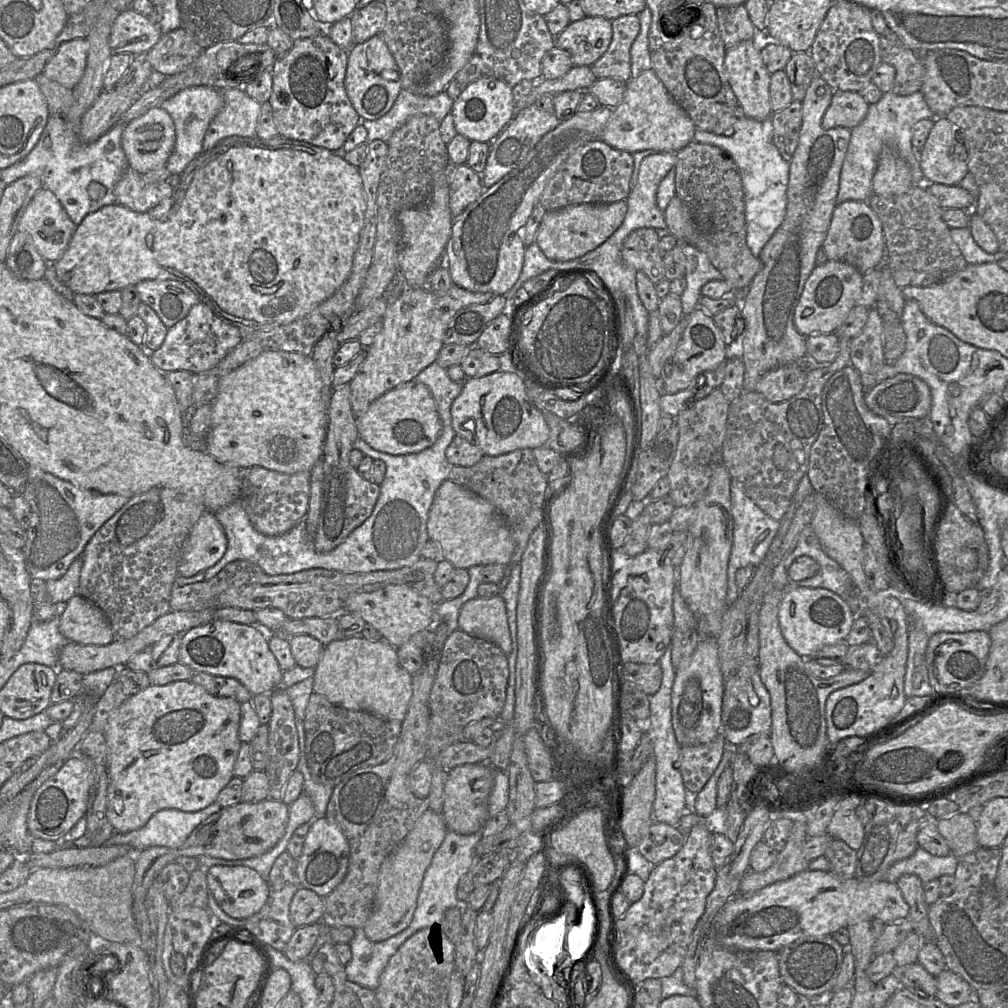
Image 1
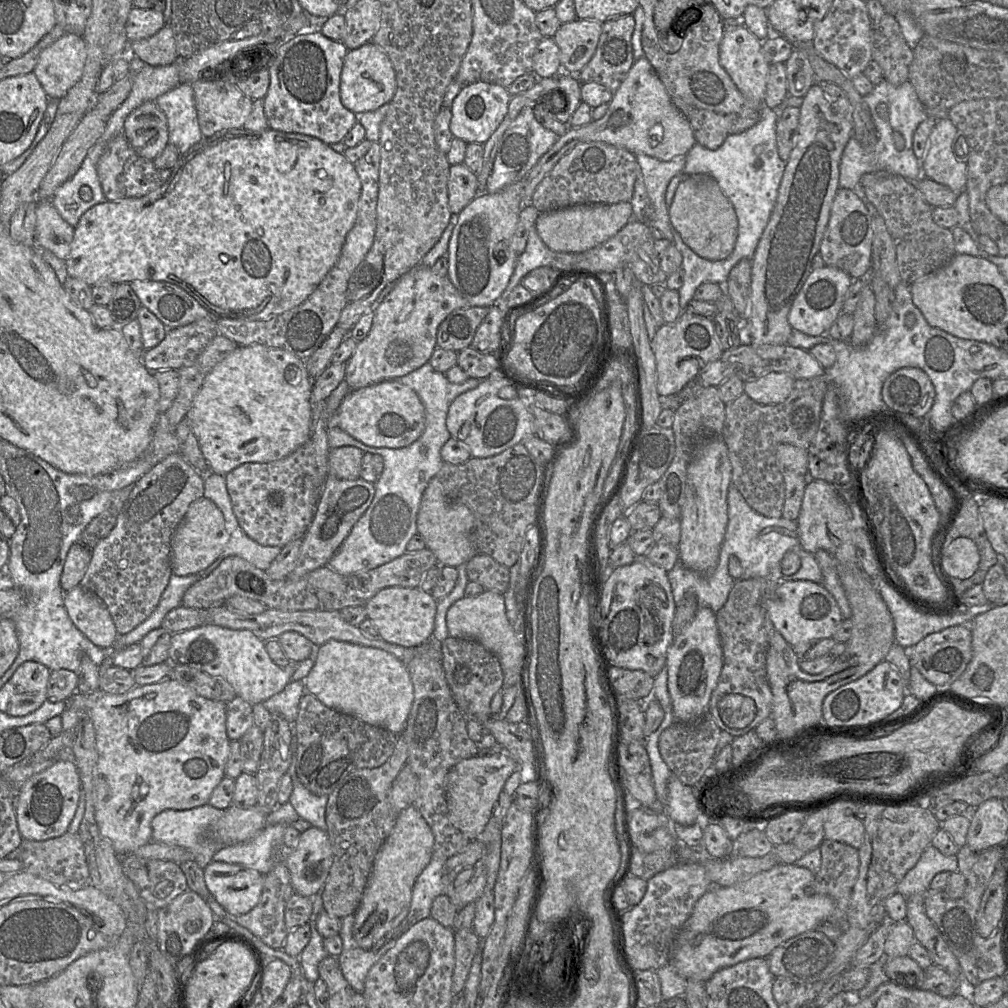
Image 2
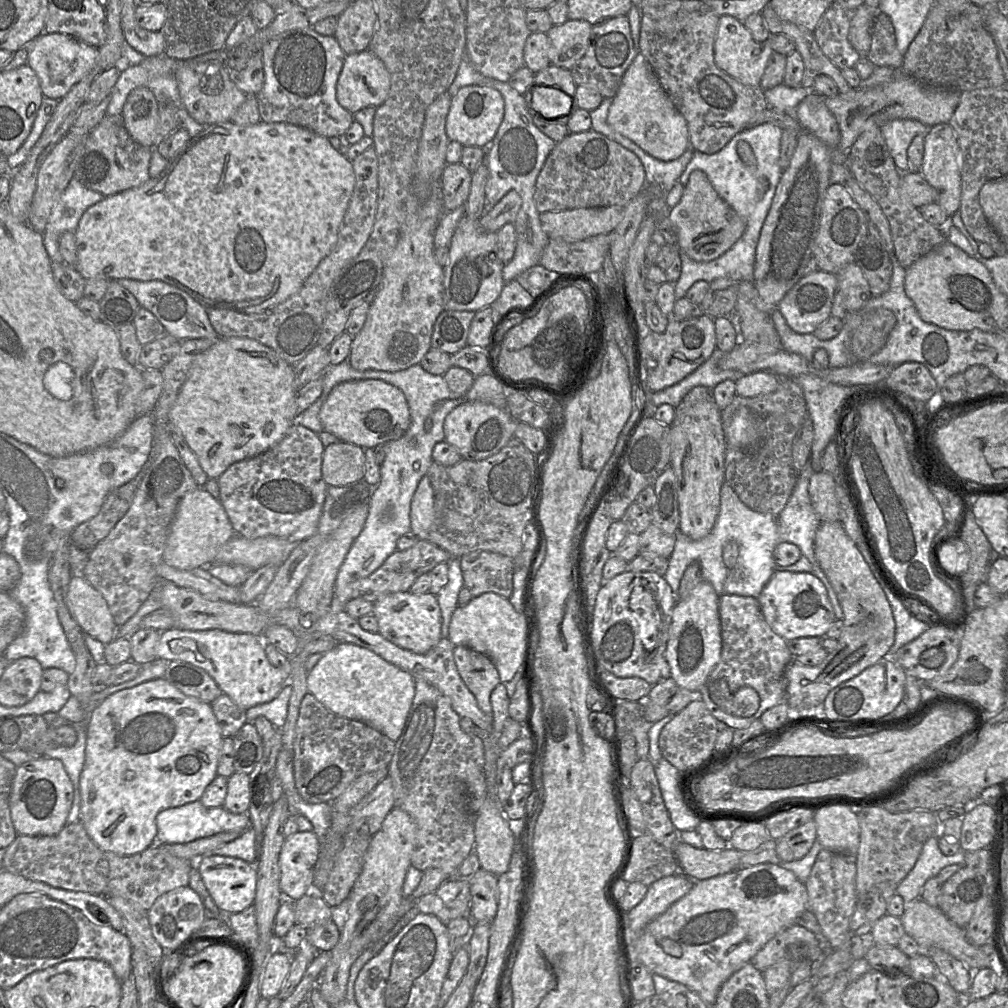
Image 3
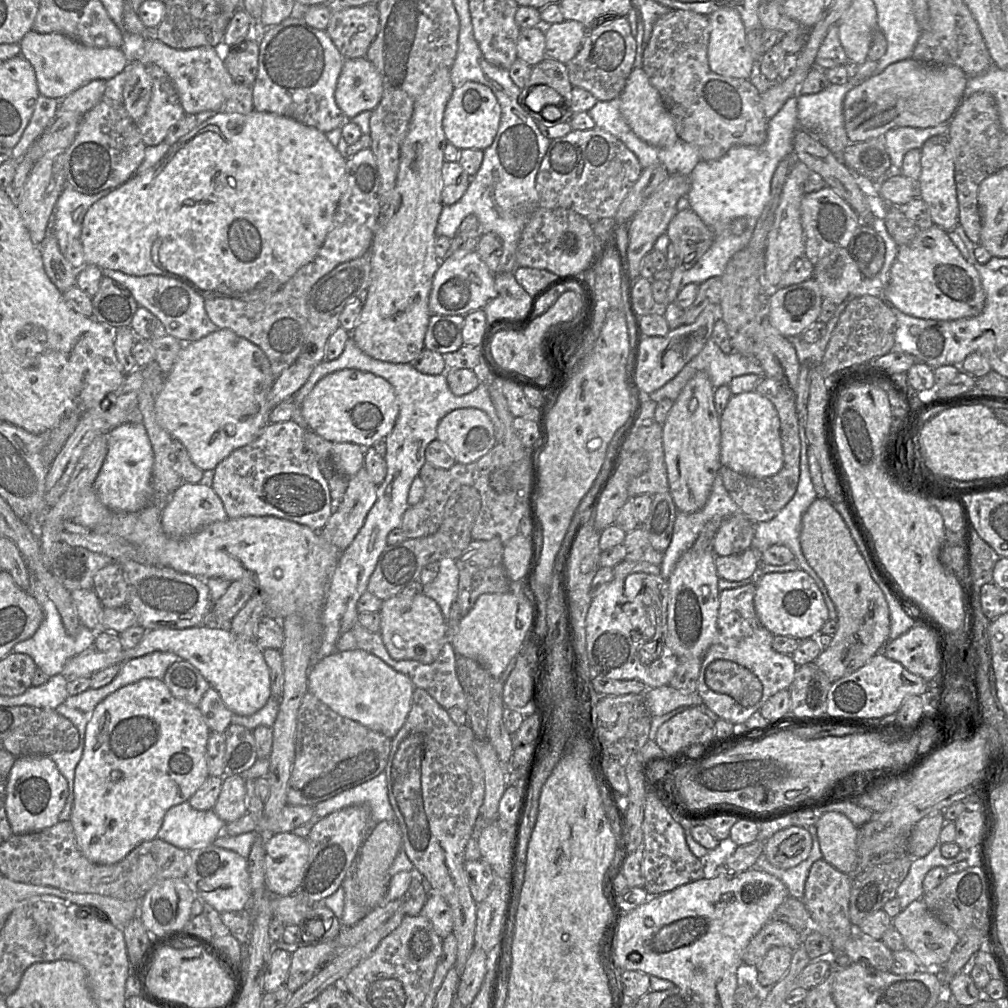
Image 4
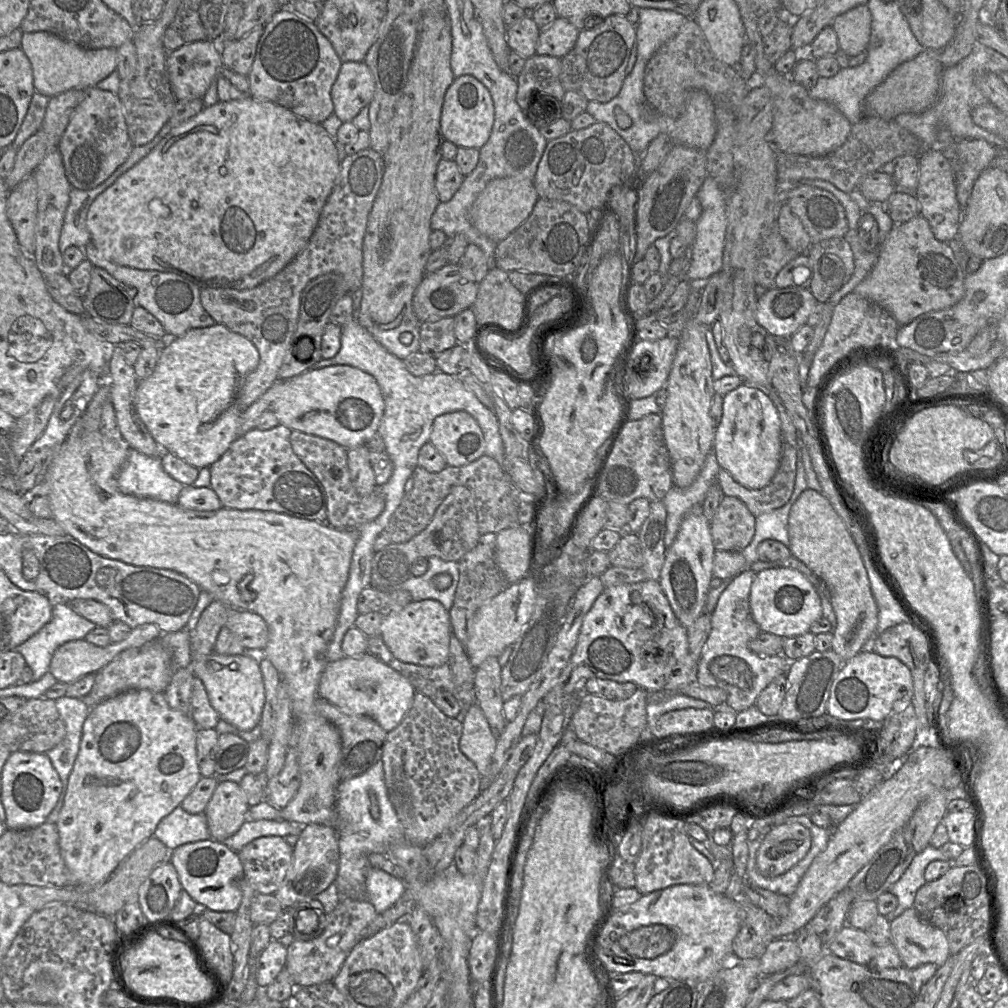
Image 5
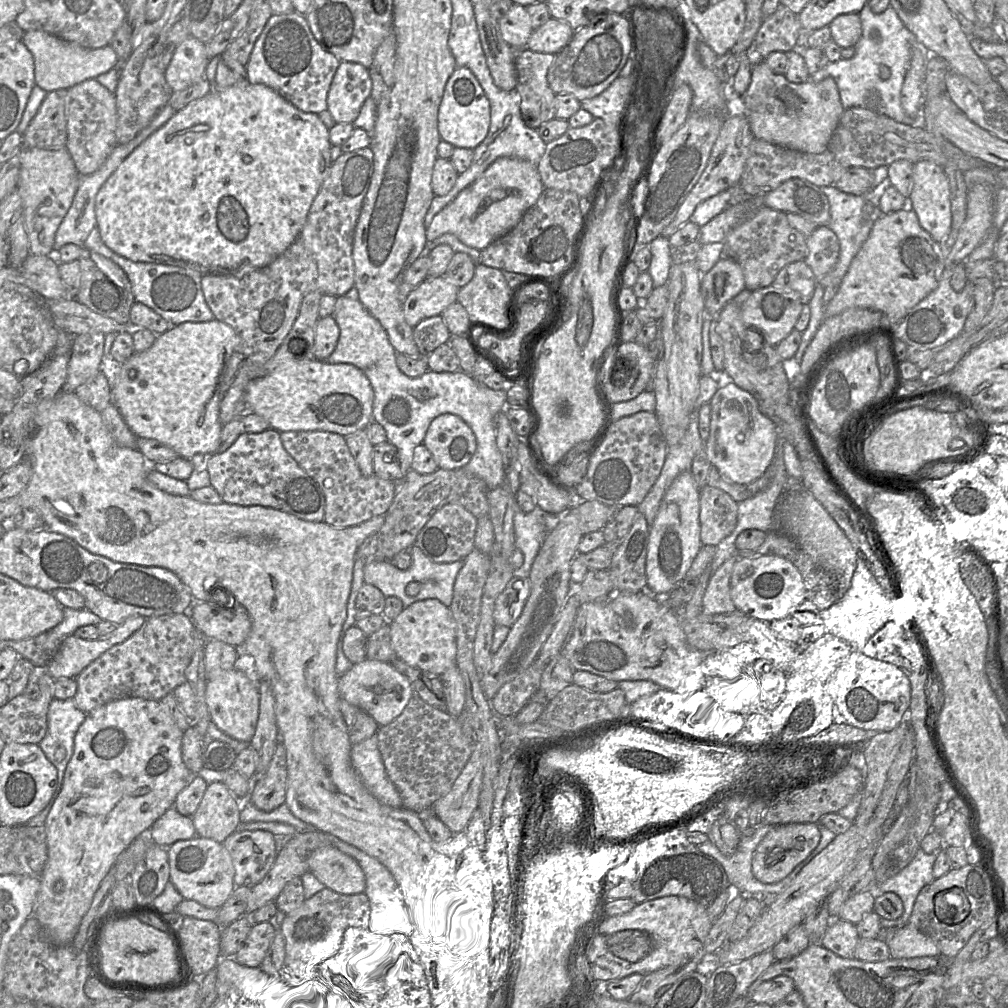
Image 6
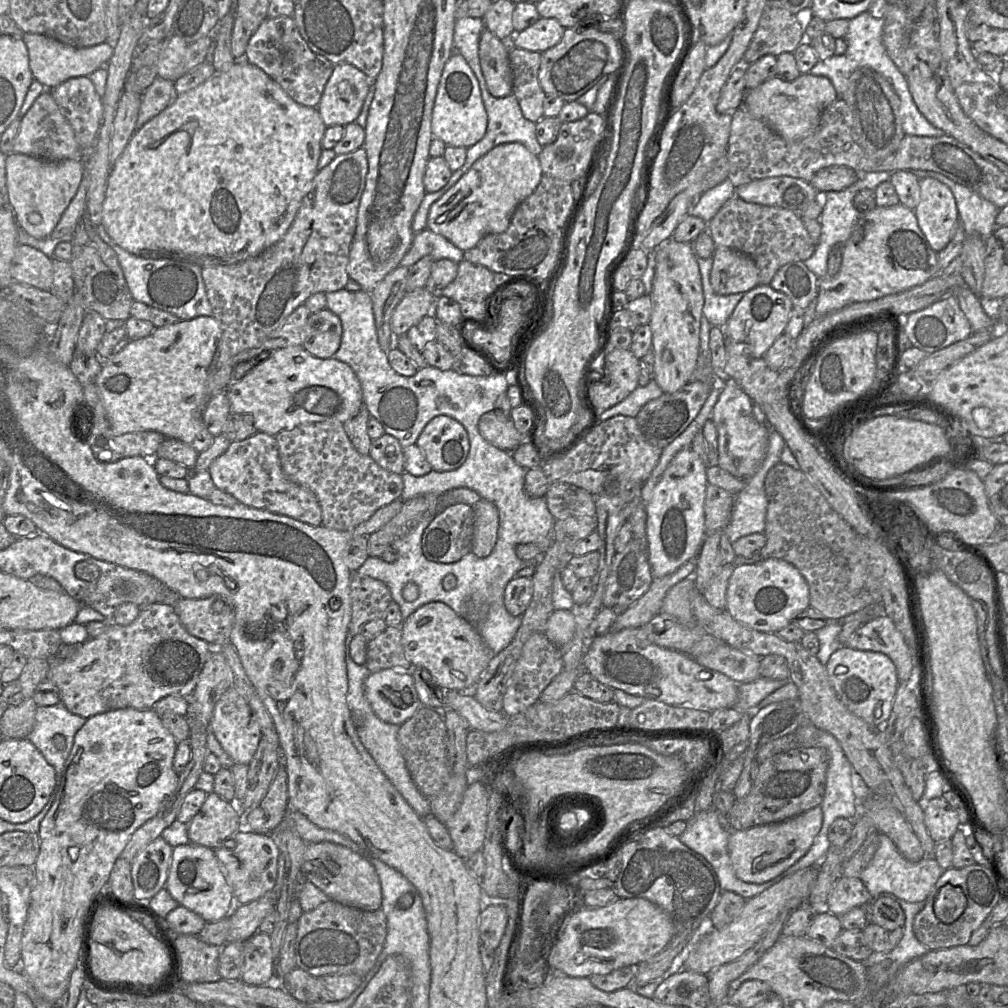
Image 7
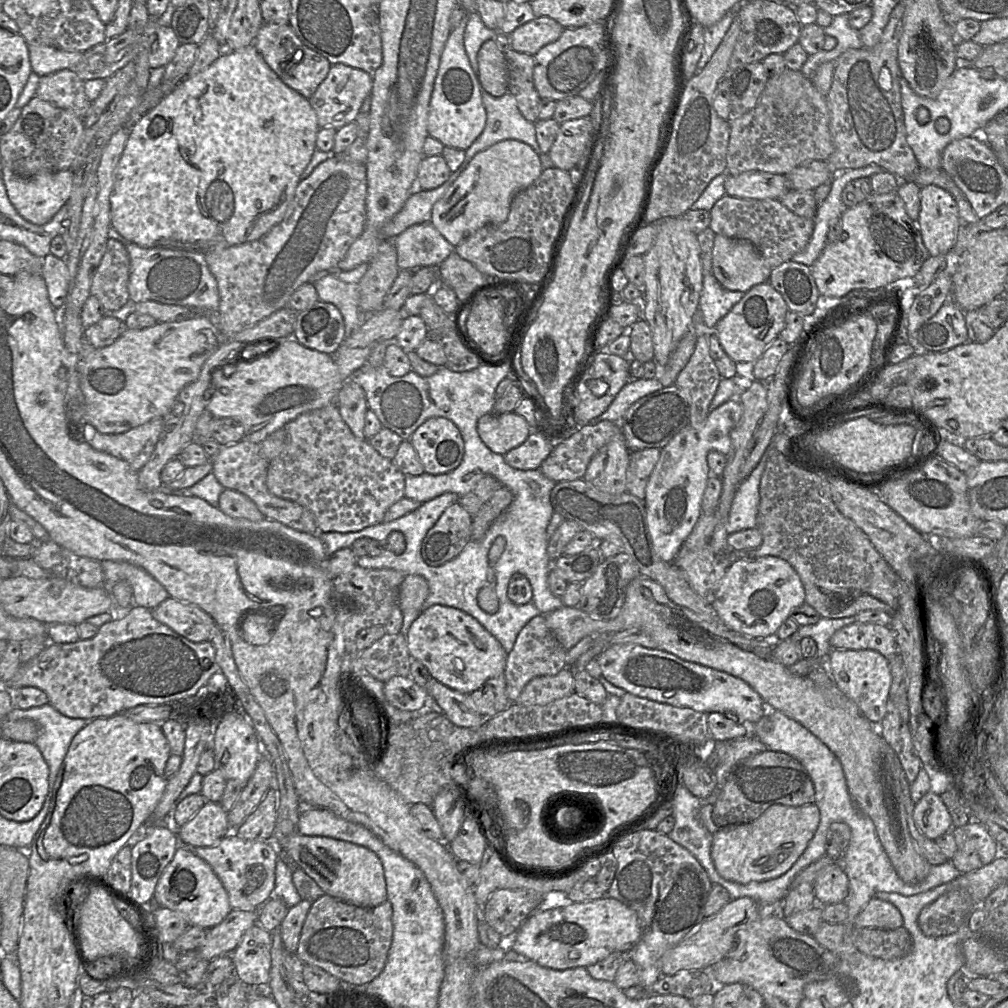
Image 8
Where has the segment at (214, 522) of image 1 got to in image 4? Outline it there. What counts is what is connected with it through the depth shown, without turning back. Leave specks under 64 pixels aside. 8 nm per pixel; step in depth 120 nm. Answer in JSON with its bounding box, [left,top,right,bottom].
[161,482,227,539]

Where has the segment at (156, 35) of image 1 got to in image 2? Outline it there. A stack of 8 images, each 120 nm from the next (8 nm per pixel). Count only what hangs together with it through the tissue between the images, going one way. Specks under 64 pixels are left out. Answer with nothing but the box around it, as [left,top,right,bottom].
[126,7,165,42]

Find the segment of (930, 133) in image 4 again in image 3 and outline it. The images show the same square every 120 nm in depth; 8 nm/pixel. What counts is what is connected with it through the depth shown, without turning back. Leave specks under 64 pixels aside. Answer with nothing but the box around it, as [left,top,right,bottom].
[879,119,931,171]

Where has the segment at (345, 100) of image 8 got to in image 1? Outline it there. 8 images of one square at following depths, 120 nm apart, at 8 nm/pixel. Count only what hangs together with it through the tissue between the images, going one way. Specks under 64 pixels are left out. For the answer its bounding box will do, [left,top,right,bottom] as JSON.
[344,35,402,120]

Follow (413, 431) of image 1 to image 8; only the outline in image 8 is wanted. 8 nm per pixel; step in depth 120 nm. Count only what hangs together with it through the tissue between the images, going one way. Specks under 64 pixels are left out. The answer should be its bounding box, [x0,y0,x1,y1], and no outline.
[206,338,344,443]

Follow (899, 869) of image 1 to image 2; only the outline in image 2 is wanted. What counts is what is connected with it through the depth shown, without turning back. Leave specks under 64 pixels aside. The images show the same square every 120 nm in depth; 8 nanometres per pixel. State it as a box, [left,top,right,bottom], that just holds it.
[897,844,958,899]

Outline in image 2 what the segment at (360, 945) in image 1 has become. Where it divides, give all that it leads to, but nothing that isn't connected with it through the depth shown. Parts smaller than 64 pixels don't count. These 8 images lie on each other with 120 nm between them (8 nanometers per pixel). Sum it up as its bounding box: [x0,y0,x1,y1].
[338,915,407,993]

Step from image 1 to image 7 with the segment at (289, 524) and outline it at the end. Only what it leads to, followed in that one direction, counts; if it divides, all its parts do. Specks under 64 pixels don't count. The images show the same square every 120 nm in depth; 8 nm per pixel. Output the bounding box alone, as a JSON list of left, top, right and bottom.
[208,432,322,526]

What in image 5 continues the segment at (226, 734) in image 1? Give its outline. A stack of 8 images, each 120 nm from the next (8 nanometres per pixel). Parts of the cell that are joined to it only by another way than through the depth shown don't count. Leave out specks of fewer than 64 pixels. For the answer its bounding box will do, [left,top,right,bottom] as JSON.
[55,689,202,888]

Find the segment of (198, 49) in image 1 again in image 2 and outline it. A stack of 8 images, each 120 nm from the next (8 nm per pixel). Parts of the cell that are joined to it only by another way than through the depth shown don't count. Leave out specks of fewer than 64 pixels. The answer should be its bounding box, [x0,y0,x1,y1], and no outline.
[129,24,179,66]

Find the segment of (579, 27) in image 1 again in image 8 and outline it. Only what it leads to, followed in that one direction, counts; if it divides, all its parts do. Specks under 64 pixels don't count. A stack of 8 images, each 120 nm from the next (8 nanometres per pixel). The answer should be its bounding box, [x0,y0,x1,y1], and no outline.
[510,17,564,56]

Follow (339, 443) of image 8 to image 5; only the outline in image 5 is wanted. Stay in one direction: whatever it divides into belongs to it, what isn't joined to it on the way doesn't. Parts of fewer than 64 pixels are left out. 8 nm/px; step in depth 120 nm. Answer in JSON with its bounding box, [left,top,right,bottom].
[290,430,385,529]

